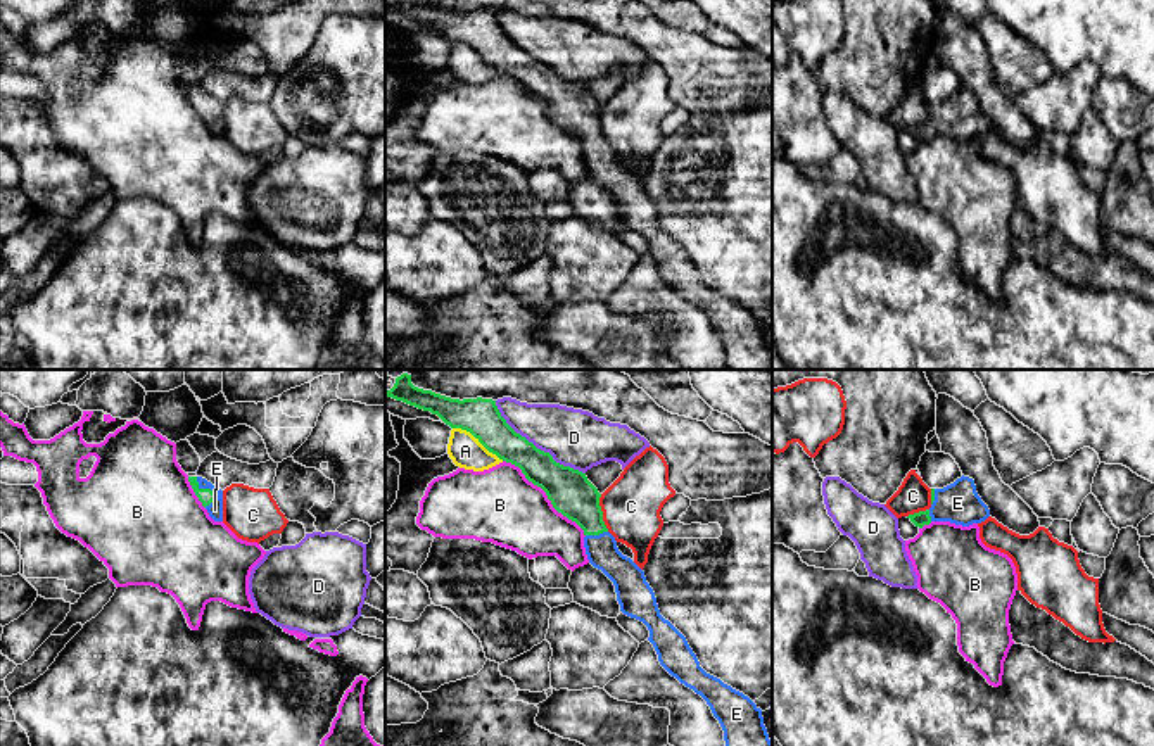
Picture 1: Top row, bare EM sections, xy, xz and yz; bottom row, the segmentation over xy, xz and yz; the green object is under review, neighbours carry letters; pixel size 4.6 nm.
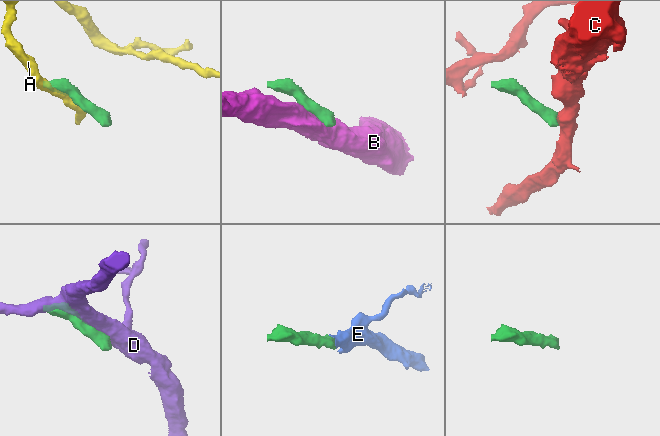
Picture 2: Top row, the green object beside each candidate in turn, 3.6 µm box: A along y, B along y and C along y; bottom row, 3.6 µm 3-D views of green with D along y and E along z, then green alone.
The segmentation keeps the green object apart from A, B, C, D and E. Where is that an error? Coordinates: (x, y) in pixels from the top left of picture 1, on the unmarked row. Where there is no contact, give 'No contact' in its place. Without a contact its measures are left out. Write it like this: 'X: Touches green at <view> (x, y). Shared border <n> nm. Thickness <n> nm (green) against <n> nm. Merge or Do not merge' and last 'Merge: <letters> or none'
A: Touches green at xz (479, 54). Shared border 280 nm. Thickness 180 nm (green) against 150 nm. Do not merge
B: Touches green at xz (546, 107). Shared border 500 nm. Thickness 200 nm (green) against 360 nm. Do not merge
C: Touches green at xz (602, 126). Shared border 180 nm. Thickness 200 nm (green) against 280 nm. Do not merge
D: Touches green at xz (534, 59). Shared border 550 nm. Thickness 190 nm (green) against 260 nm. Do not merge
E: Touches green at xy (209, 102). Shared border 160 nm. Thickness 80 nm (green) against 70 nm. Merge
Merge: E

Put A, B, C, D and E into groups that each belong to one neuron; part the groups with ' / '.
A / B / C / D / E

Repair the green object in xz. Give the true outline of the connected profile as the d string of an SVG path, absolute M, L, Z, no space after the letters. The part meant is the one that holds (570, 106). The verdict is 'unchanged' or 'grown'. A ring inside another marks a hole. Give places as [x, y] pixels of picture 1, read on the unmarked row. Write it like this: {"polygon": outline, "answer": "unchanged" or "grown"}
{"polygon": "M418 0L385 2L385 10L437 28L451 41L470 45L489 66L522 83L541 100L553 121L584 143L589 176L615 199L620 224L643 235L660 278L700 307L724 344L727 370L772 370L762 323L743 306L707 287L686 250L660 228L644 185L624 169L603 135L601 107L586 86L563 79L549 66L517 47L492 12L451 12Z", "answer": "grown"}

